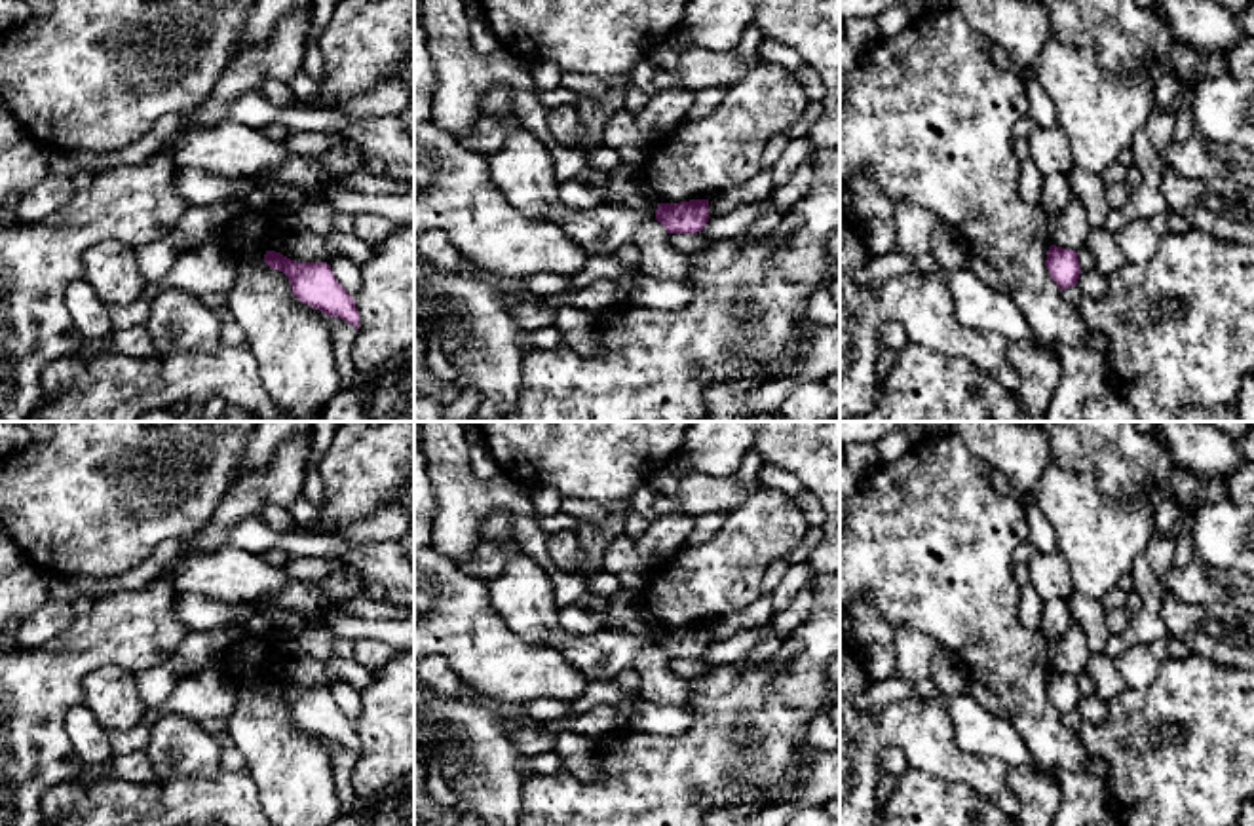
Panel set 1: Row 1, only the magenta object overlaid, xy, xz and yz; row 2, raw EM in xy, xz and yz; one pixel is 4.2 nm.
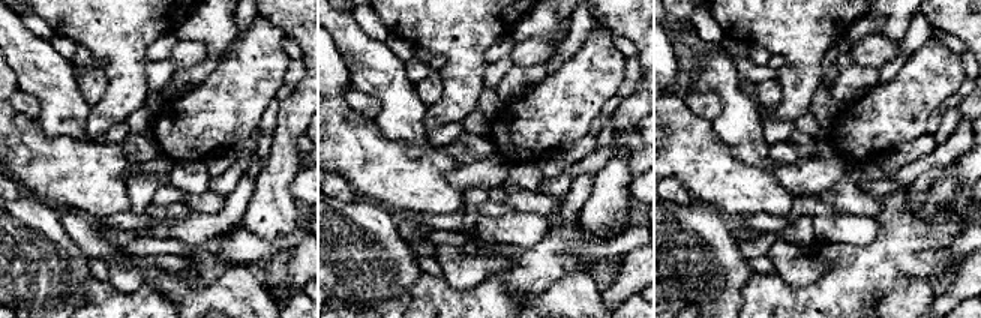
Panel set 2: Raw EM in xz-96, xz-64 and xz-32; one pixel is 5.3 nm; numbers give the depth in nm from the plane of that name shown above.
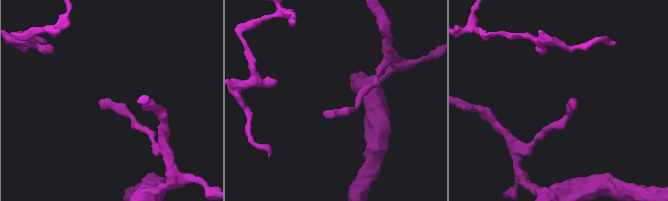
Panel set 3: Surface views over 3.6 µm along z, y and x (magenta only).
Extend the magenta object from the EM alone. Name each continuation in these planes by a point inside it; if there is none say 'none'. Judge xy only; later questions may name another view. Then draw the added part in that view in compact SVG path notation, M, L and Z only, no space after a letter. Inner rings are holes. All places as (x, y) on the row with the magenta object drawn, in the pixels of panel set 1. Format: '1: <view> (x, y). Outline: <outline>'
none

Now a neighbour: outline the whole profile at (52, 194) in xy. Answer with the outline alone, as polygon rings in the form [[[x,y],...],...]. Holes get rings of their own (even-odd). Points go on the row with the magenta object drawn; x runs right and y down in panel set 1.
[[[49,173],[17,199],[15,215],[21,224],[40,222],[66,209],[76,192],[72,178]]]

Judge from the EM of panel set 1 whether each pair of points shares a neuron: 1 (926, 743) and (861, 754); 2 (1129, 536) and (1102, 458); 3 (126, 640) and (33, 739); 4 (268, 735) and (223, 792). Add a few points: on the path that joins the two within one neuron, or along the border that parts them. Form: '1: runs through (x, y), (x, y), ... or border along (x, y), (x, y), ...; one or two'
1: runs through (911, 737), (876, 739); one
2: border along (1082, 473), (1087, 473), (1108, 500), (1148, 500); two
3: runs through (95, 646), (33, 709); one
4: border along (246, 769), (255, 783), (263, 806); two

